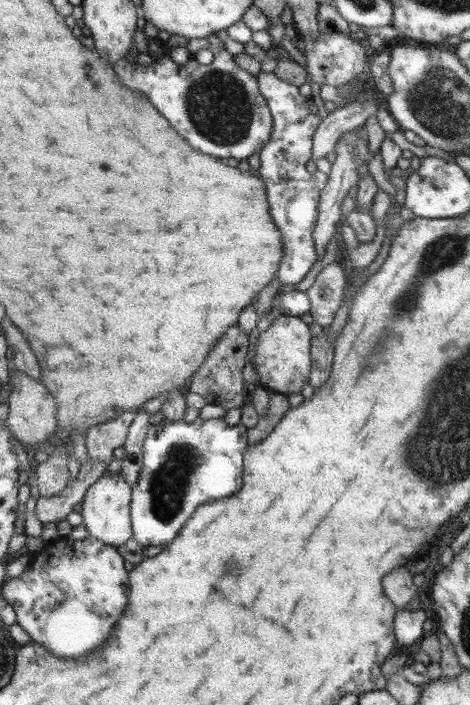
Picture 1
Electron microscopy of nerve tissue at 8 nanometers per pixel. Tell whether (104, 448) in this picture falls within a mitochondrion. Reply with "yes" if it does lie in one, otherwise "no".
no

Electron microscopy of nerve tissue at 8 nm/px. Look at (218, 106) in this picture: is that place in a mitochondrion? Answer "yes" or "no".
yes

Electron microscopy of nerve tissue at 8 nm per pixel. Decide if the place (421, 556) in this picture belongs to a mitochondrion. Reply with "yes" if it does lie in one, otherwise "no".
no

